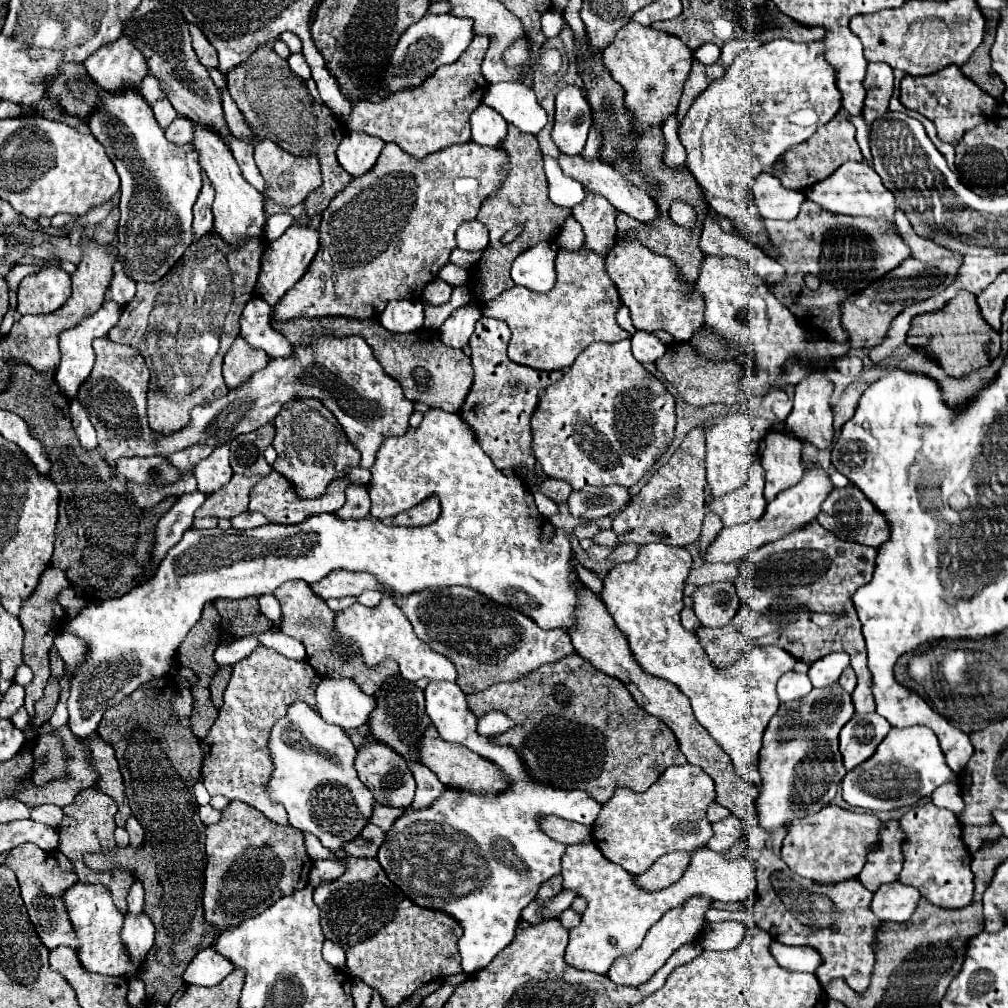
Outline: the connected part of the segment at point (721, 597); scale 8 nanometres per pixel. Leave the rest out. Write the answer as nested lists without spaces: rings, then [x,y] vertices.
[[[712,583],[698,587],[692,599],[694,613],[704,627],[724,627],[740,609],[740,601],[732,583]]]

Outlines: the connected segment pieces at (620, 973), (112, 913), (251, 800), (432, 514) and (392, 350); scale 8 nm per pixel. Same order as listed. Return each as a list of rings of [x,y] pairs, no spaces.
[[[696,895],[696,897],[690,897],[686,903],[666,911],[662,915],[662,919],[656,921],[654,927],[646,933],[646,937],[644,937],[642,945],[638,947],[638,951],[614,961],[614,967],[610,967],[608,977],[616,985],[642,985],[642,983],[646,983],[650,979],[650,975],[654,975],[654,971],[658,971],[678,947],[682,947],[684,943],[690,943],[698,937],[698,933],[702,931],[702,927],[706,923],[704,915],[706,915],[708,909],[712,909],[712,903],[714,903],[712,899]]]
[[[74,883],[64,891],[62,901],[66,905],[70,923],[80,941],[80,961],[86,969],[100,975],[134,975],[134,967],[130,967],[130,959],[126,959],[126,951],[122,951],[122,943],[118,943],[118,931],[122,929],[124,915],[114,907],[112,895],[102,885],[82,885]]]
[[[264,645],[234,665],[230,683],[224,691],[224,705],[208,737],[202,741],[202,783],[208,793],[222,795],[230,801],[238,799],[254,809],[262,811],[274,823],[288,825],[288,817],[282,805],[272,803],[266,795],[266,779],[270,777],[272,763],[268,751],[270,727],[286,715],[286,707],[298,699],[314,707],[314,685],[310,679],[314,669],[306,661],[294,661]]]
[[[428,497],[420,505],[396,515],[392,519],[392,525],[406,525],[406,527],[422,527],[430,525],[440,517],[440,501],[438,497]]]
[[[330,317],[330,319],[288,319],[288,321],[270,321],[272,329],[280,331],[290,343],[308,343],[312,335],[322,333],[336,333],[336,335],[352,335],[362,333],[364,339],[372,345],[374,355],[378,363],[384,367],[386,373],[390,373],[404,389],[404,395],[408,401],[420,401],[428,407],[438,407],[444,411],[458,411],[472,387],[472,365],[470,357],[462,349],[452,349],[442,345],[438,339],[438,331],[422,329],[414,333],[394,335],[386,331],[380,323],[368,319],[344,319],[344,317]]]

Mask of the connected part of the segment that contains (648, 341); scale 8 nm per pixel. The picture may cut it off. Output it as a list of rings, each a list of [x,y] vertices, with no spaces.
[[[636,331],[632,335],[632,353],[640,363],[654,363],[666,353],[666,345],[652,333]]]

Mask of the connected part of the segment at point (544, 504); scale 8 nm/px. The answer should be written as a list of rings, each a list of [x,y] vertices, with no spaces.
[[[532,491],[532,495],[534,495],[534,499],[536,499],[536,507],[538,507],[538,511],[540,511],[546,519],[550,519],[550,517],[556,515],[556,513],[560,513],[558,505],[556,505],[554,501],[550,501],[544,493],[540,493],[540,491]]]

